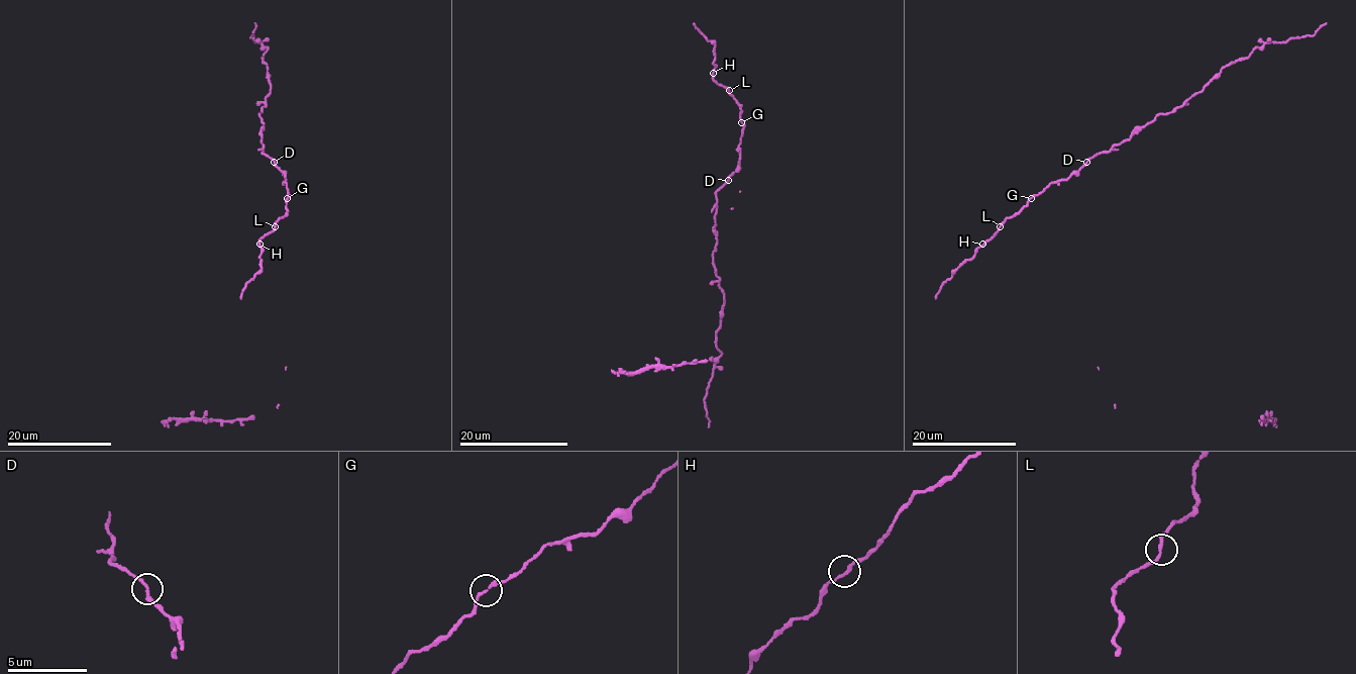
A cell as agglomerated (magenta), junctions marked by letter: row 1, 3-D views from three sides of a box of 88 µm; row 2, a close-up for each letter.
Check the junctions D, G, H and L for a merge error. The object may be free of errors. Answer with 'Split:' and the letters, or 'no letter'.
Split: no letter

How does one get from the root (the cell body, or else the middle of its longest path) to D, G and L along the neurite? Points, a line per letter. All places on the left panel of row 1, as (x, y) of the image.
D: (259, 244), (259, 239), (274, 229), (275, 223), (287, 211), (286, 175), (274, 162)
G: (259, 244), (259, 239), (273, 230), (275, 223), (286, 213), (287, 198)
L: (259, 244), (259, 239), (275, 226)

